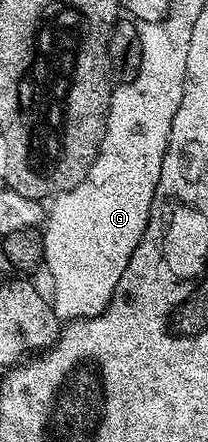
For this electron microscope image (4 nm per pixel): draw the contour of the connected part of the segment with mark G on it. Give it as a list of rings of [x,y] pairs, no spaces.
[[[170,16],[164,24],[142,22],[138,26],[138,35],[142,45],[140,68],[133,78],[113,87],[106,135],[92,168],[83,182],[57,195],[49,203],[51,206],[48,206],[42,236],[42,260],[44,271],[50,277],[49,301],[55,314],[63,319],[66,317],[66,320],[94,318],[102,314],[116,290],[116,284],[120,284],[120,276],[124,276],[124,268],[128,268],[128,260],[140,244],[150,219],[156,184],[160,180],[160,164],[164,160],[168,136],[172,132],[172,116],[176,116],[176,108],[180,108],[188,64],[189,25],[183,22],[182,26],[180,19]]]

